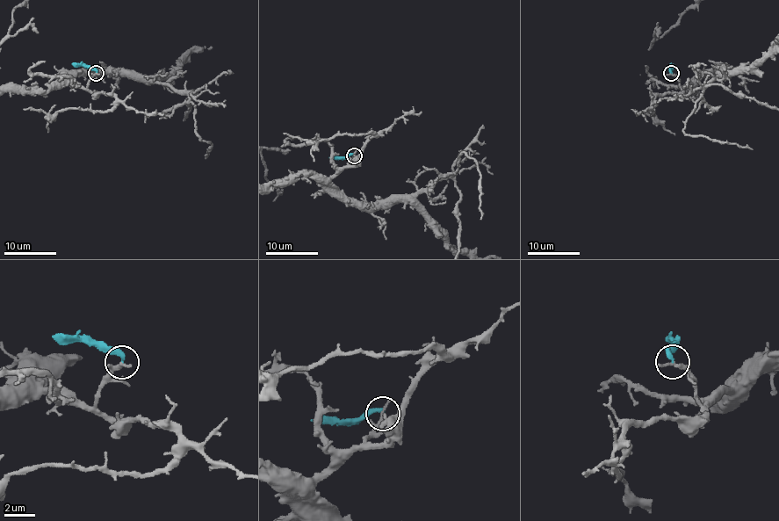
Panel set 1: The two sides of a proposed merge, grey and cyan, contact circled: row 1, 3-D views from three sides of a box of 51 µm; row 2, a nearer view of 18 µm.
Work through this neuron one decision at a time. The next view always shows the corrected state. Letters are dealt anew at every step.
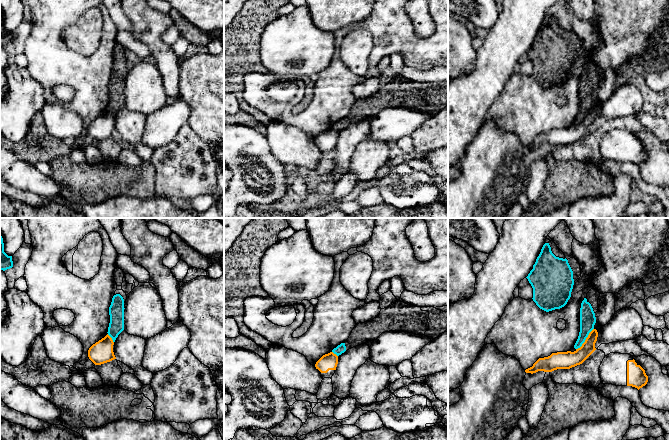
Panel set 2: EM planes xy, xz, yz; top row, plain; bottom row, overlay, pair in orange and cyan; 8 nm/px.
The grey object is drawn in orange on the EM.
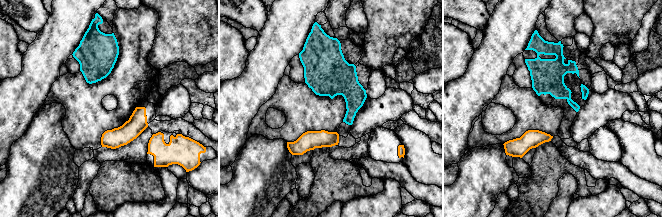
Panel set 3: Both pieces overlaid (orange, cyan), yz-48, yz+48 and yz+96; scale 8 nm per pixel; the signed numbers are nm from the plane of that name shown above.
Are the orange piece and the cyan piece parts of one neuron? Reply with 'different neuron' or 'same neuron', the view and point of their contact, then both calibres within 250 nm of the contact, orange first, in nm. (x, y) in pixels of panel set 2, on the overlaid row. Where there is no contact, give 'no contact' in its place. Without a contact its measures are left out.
different neuron; contact yz (586, 339); calibres 140 and 130 nm

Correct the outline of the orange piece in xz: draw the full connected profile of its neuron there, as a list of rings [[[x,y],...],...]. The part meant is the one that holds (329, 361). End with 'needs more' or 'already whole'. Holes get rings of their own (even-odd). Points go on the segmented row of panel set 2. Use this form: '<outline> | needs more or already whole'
[[[333,352],[323,355],[315,364],[322,378],[332,378],[338,364],[338,356]]] | needs more

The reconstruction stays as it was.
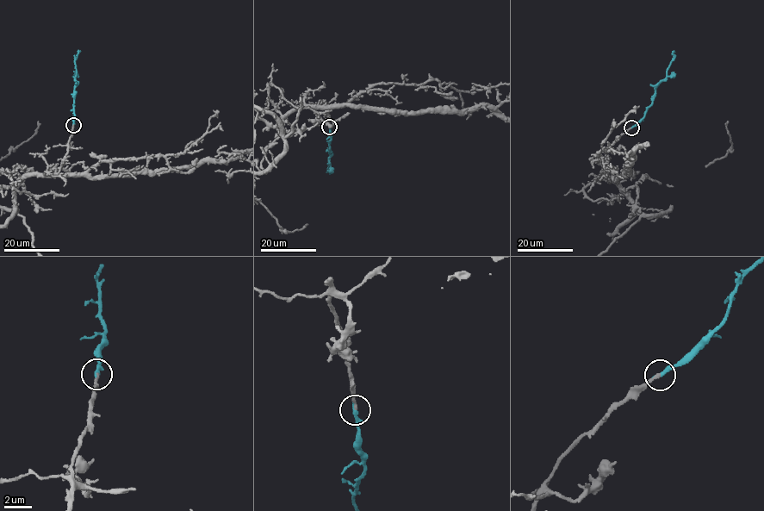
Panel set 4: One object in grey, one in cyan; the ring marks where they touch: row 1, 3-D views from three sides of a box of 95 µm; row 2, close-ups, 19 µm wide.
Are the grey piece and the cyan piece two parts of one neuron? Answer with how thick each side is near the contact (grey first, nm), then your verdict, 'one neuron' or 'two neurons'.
240/320 nm | one neuron

